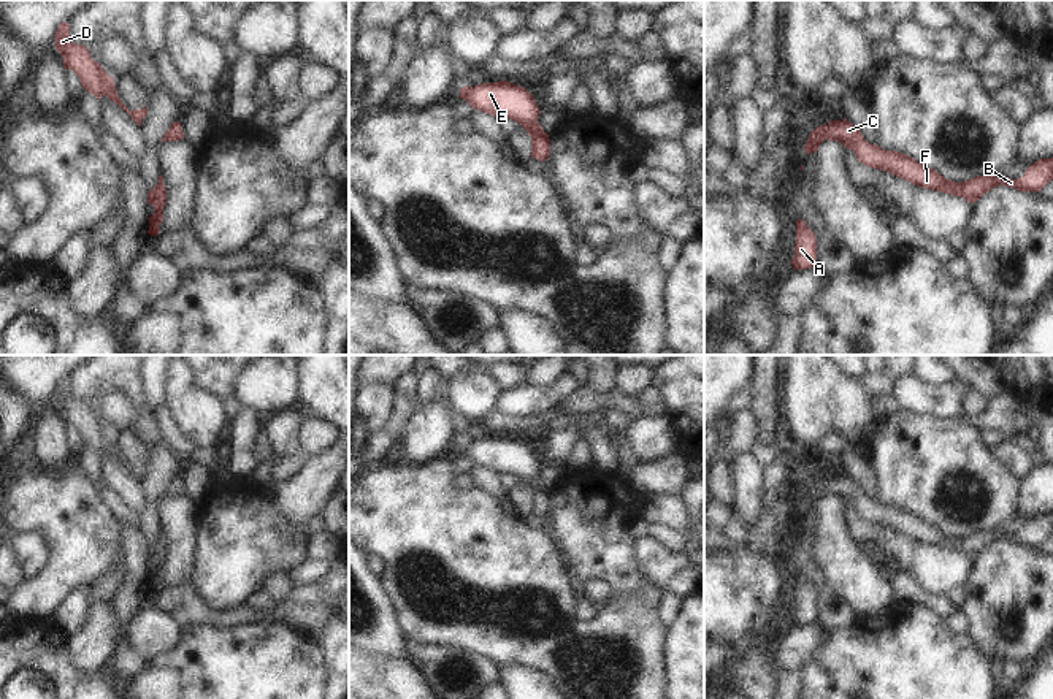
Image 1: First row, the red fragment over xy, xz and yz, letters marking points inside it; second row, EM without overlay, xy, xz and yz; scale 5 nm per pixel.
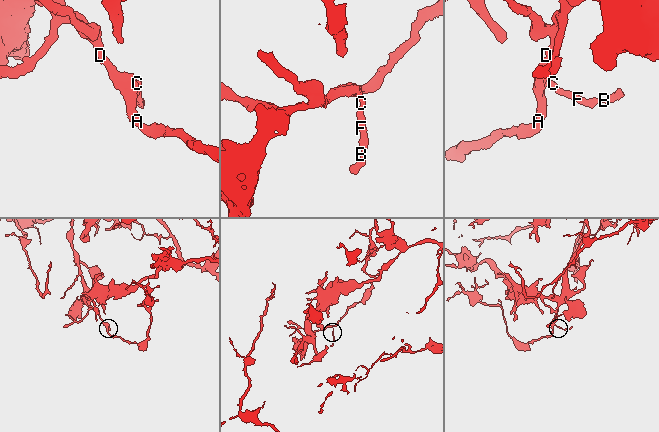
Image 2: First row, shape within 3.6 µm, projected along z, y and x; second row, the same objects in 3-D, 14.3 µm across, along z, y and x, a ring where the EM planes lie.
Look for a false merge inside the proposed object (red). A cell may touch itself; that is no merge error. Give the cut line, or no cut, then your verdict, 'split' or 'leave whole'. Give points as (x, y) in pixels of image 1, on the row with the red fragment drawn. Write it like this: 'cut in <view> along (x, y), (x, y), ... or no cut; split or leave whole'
no cut; leave whole

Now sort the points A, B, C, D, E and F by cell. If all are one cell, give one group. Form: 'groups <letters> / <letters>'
groups A B C D E F

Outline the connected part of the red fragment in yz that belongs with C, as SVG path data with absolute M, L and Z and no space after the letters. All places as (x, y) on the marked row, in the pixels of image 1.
M834 119L812 130L804 146L807 155L817 152L825 139L840 141L847 149L852 149L856 159L866 166L883 170L923 189L961 197L969 203L978 201L997 185L1007 185L1020 192L1040 192L1053 179L1051 157L1034 162L1020 179L1005 179L993 174L977 176L963 182L948 181L936 170L925 166L902 152L885 151L877 144L867 143L861 130L847 119Z

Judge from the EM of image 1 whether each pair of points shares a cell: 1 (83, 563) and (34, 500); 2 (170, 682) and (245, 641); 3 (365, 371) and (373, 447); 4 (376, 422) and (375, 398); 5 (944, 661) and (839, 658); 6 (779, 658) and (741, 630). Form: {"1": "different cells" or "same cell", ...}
{"1": "same cell", "2": "same cell", "3": "different cells", "4": "same cell", "5": "same cell", "6": "different cells"}

